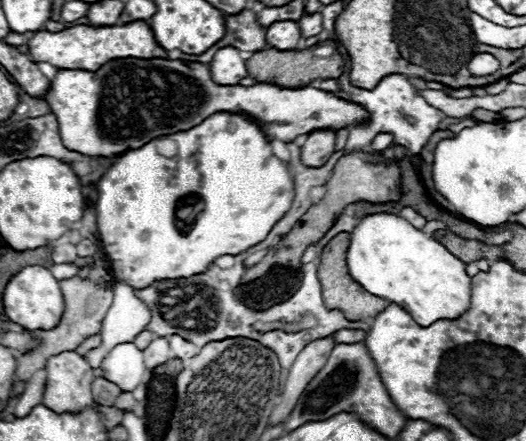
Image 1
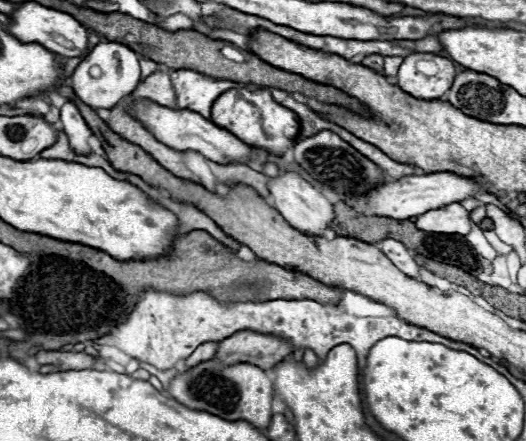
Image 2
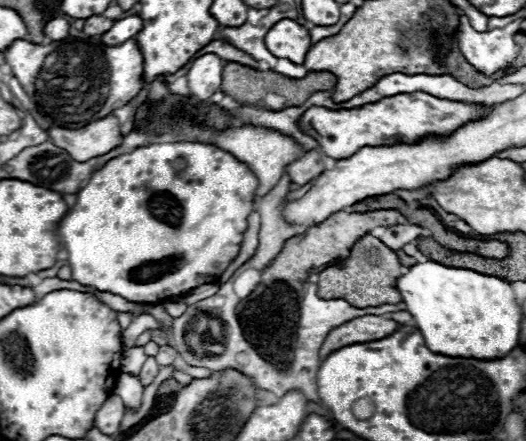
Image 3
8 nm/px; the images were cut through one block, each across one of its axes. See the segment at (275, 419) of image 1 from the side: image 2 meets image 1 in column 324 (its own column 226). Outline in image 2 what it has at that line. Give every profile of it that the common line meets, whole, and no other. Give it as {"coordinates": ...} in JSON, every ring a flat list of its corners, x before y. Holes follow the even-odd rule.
{"coordinates":[[240,330,220,342,216,358,220,358,224,364,250,362,262,370,270,370,286,356,290,356,292,350,292,344,280,336]]}

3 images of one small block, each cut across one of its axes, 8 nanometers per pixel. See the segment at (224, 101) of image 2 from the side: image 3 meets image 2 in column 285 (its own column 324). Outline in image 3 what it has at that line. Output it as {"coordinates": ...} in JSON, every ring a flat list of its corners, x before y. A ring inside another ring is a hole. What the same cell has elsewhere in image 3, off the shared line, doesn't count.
{"coordinates":[[424,92,414,94,396,94,382,98,372,104,364,104,352,110,330,110,324,106,310,106,300,116,300,130,312,136,326,156,342,160,356,154,362,146,380,146,394,142,414,142,426,134,450,134,458,126,480,118,486,108,478,108,472,104,442,100]]}

